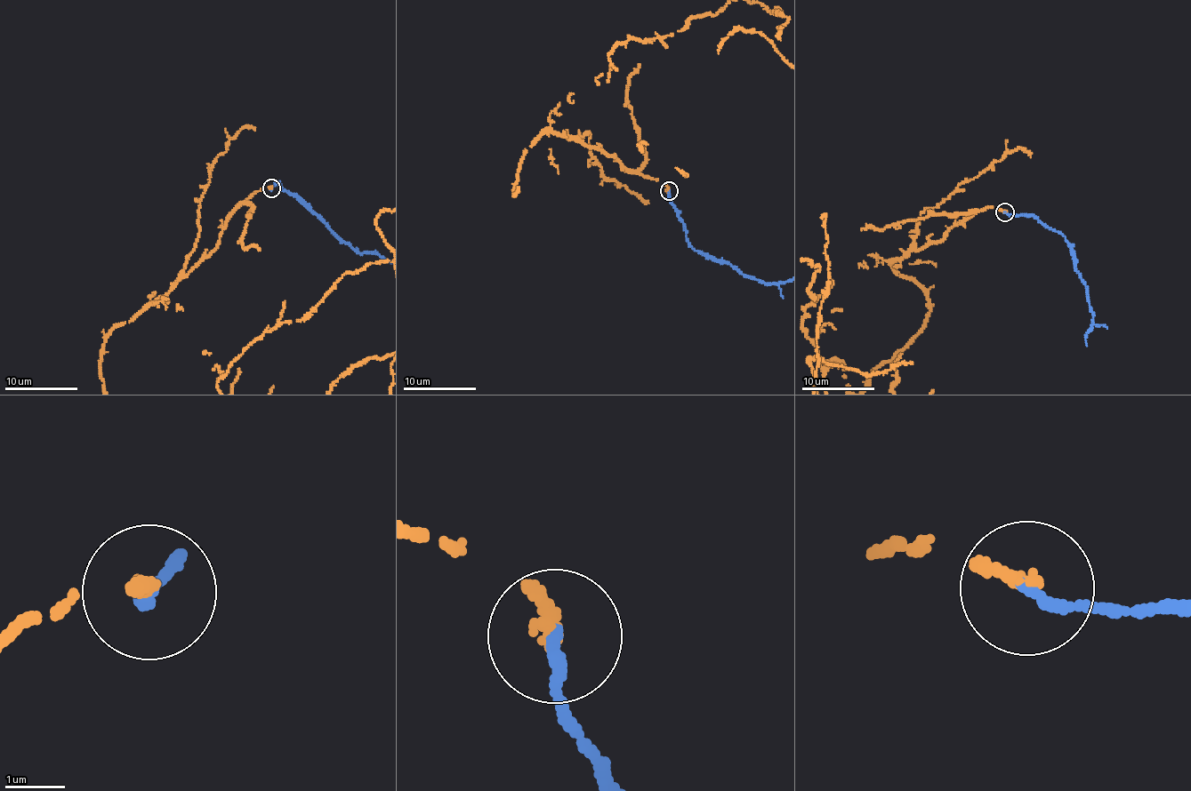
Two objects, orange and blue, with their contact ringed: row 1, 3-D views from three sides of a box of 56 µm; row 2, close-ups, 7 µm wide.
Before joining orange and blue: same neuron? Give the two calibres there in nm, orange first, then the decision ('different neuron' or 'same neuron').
240 nm thick on the orange side, 220 nm on the other; same neuron

